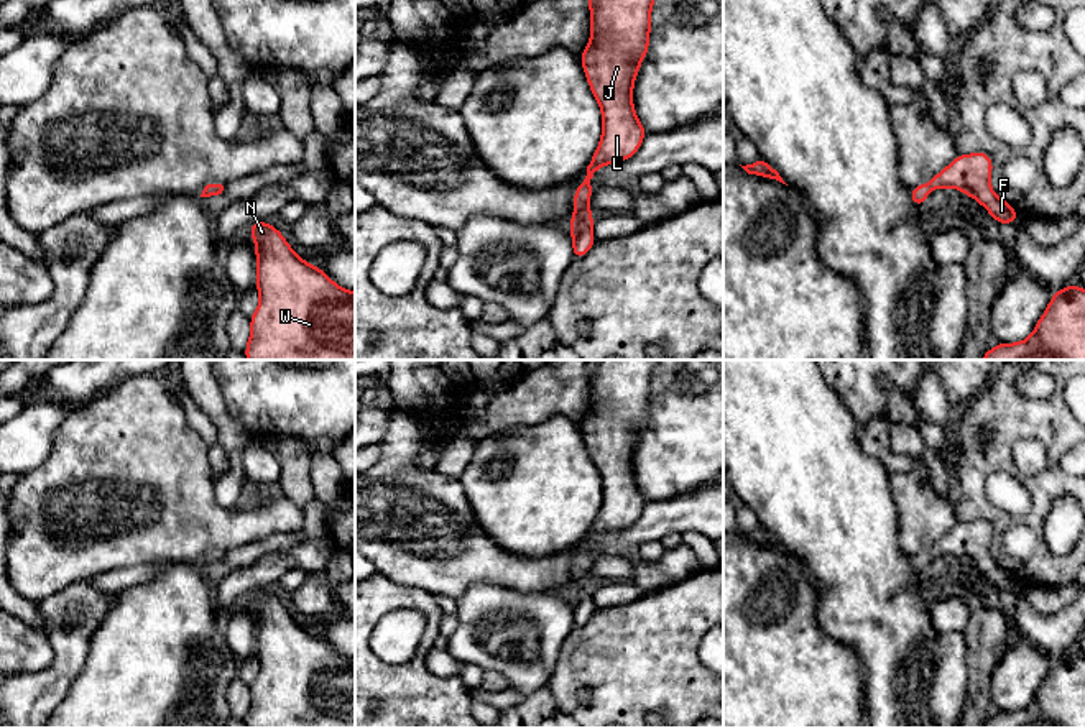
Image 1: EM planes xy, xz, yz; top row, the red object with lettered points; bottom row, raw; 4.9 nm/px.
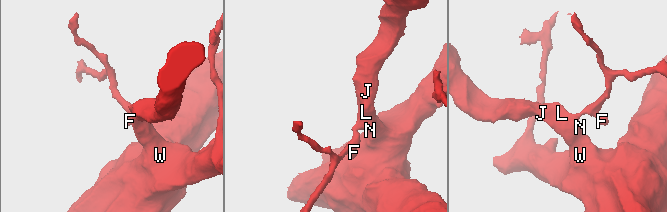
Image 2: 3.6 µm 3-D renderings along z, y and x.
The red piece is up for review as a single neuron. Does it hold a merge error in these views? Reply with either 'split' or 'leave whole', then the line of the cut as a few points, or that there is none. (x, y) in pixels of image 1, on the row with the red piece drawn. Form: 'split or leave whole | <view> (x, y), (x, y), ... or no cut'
leave whole | no cut

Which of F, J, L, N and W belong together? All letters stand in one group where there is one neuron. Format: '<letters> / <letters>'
F J L N W

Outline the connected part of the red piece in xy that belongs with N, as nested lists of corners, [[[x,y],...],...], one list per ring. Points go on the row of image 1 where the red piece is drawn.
[[[253,222],[258,309],[250,316],[248,360],[355,360],[355,293],[299,258],[284,235]]]

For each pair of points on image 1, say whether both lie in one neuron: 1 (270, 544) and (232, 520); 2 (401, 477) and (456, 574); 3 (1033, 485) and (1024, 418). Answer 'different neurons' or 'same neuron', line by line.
1: different neurons
2: same neuron
3: same neuron

